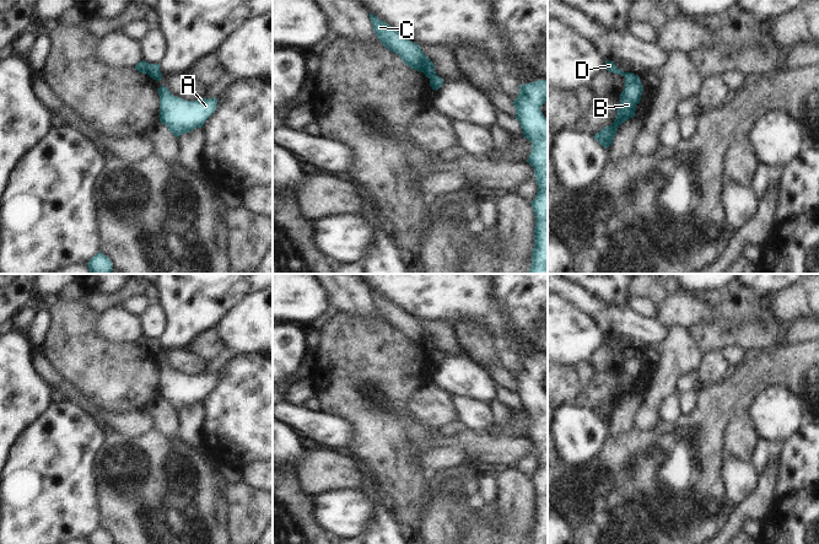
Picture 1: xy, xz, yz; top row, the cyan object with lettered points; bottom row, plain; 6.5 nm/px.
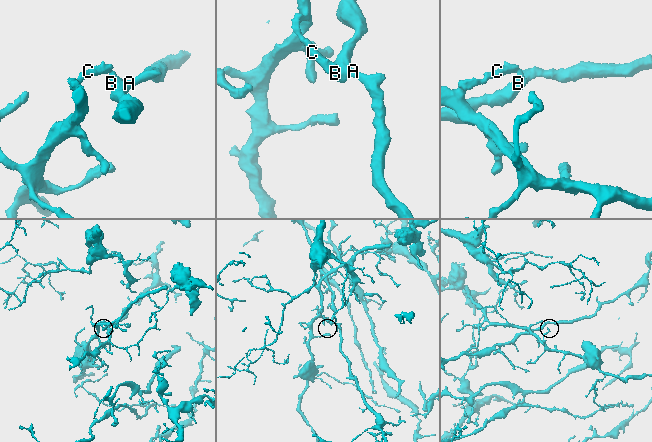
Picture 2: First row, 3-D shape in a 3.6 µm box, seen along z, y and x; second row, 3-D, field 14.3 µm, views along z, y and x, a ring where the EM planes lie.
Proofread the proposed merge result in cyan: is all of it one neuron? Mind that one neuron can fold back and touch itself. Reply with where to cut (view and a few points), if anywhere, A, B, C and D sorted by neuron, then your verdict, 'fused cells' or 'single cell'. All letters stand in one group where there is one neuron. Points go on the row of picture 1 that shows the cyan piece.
xz (435, 74), (430, 79) | A B / C D | fused cells

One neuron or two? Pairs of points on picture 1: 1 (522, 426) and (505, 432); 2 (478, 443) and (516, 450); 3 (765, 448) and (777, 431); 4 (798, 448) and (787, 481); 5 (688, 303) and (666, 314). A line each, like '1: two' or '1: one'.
1: one
2: one
3: two
4: one
5: one

